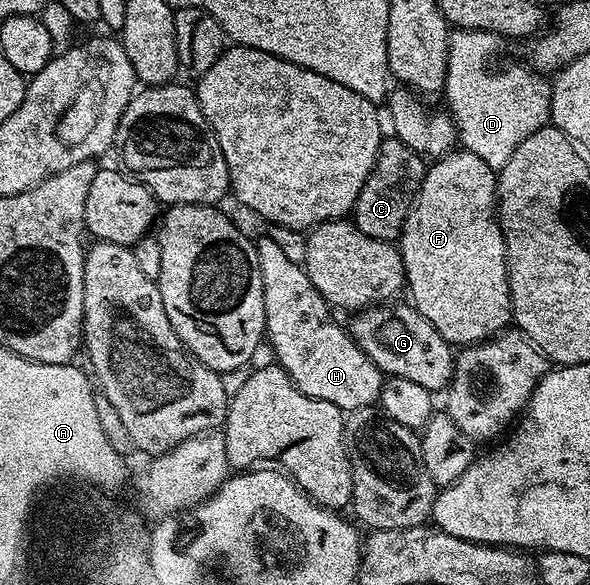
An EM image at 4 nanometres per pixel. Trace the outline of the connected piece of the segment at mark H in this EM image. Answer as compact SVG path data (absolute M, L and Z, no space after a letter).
M269 235L256 241L256 250L264 288L266 341L272 344L280 368L286 370L303 393L314 399L326 399L326 403L334 403L341 411L375 406L380 400L385 374L360 350L345 326L343 329L336 321L320 321L324 296L310 283L303 264L286 259Z

